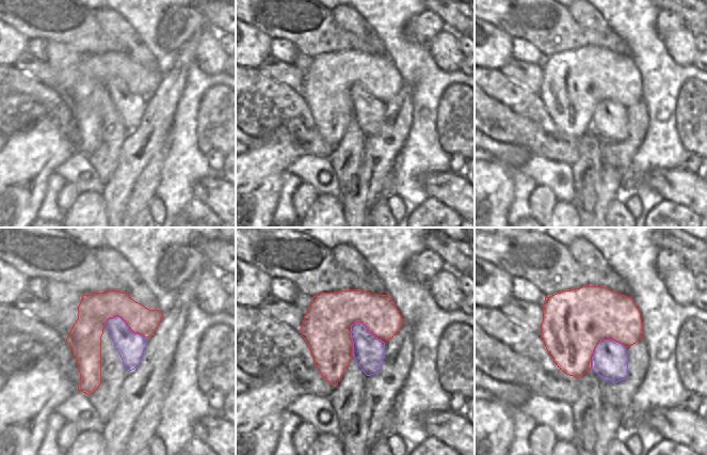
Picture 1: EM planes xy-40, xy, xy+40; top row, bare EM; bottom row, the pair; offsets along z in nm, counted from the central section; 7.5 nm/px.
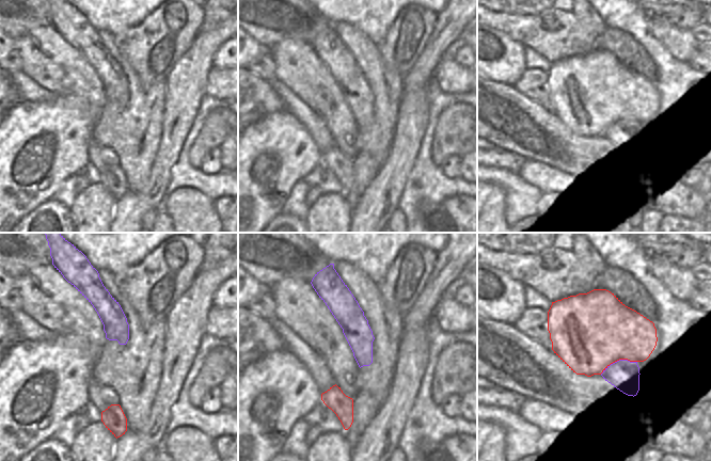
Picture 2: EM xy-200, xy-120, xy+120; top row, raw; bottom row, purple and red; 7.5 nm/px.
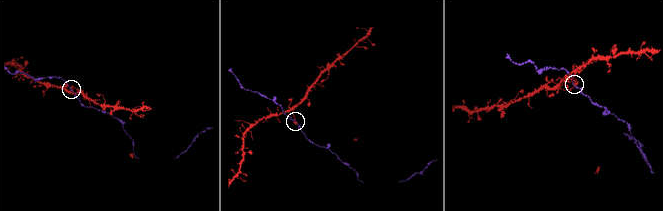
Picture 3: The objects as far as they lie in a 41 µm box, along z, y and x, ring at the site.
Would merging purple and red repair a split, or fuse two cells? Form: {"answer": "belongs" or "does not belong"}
{"answer": "does not belong"}

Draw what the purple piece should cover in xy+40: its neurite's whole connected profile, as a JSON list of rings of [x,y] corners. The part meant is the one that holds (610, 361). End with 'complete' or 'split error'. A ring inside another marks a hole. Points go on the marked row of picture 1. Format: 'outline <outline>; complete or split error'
outline [[[601,340],[594,349],[591,368],[604,380],[625,380],[628,375],[626,347],[614,340]]]; complete

